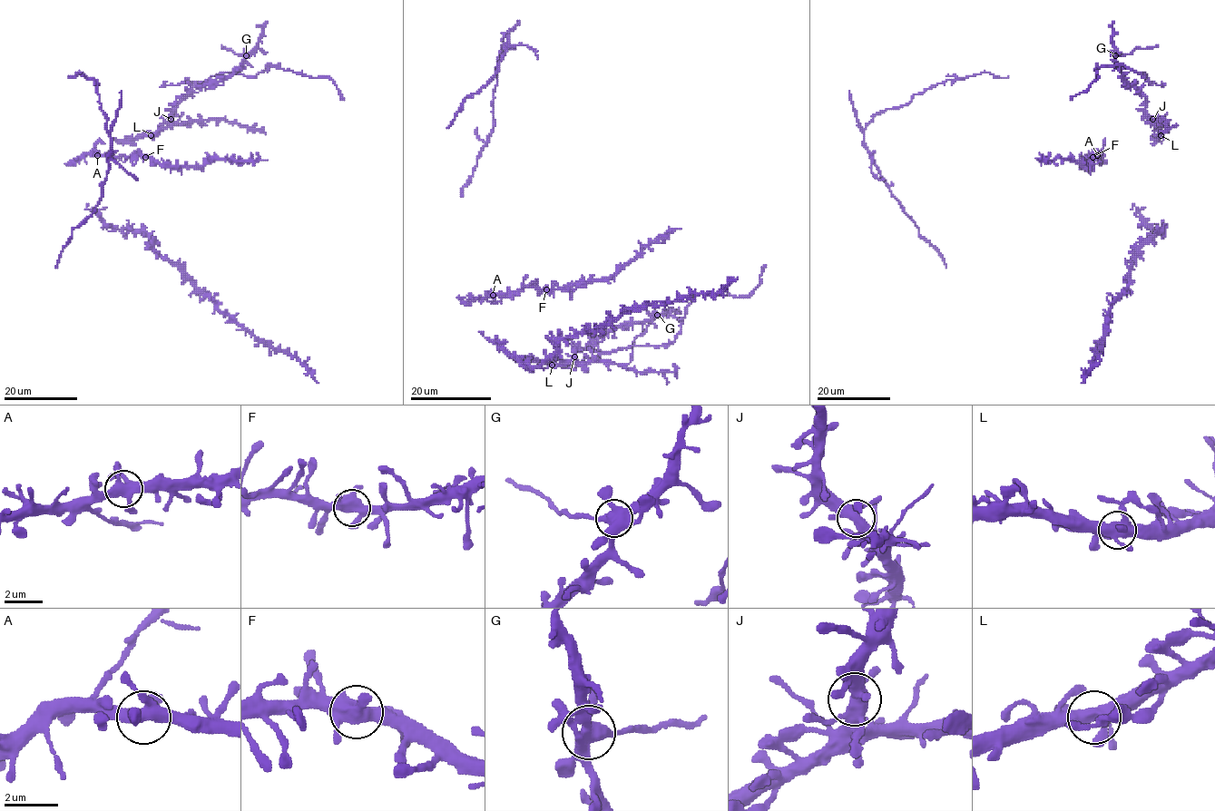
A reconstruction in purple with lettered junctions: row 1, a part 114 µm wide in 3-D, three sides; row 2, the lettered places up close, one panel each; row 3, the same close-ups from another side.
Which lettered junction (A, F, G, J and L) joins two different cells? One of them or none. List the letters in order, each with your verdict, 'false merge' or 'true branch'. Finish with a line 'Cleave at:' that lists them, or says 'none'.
A: true branch
F: true branch
G: false merge
J: true branch
L: true branch
Cleave at: G

